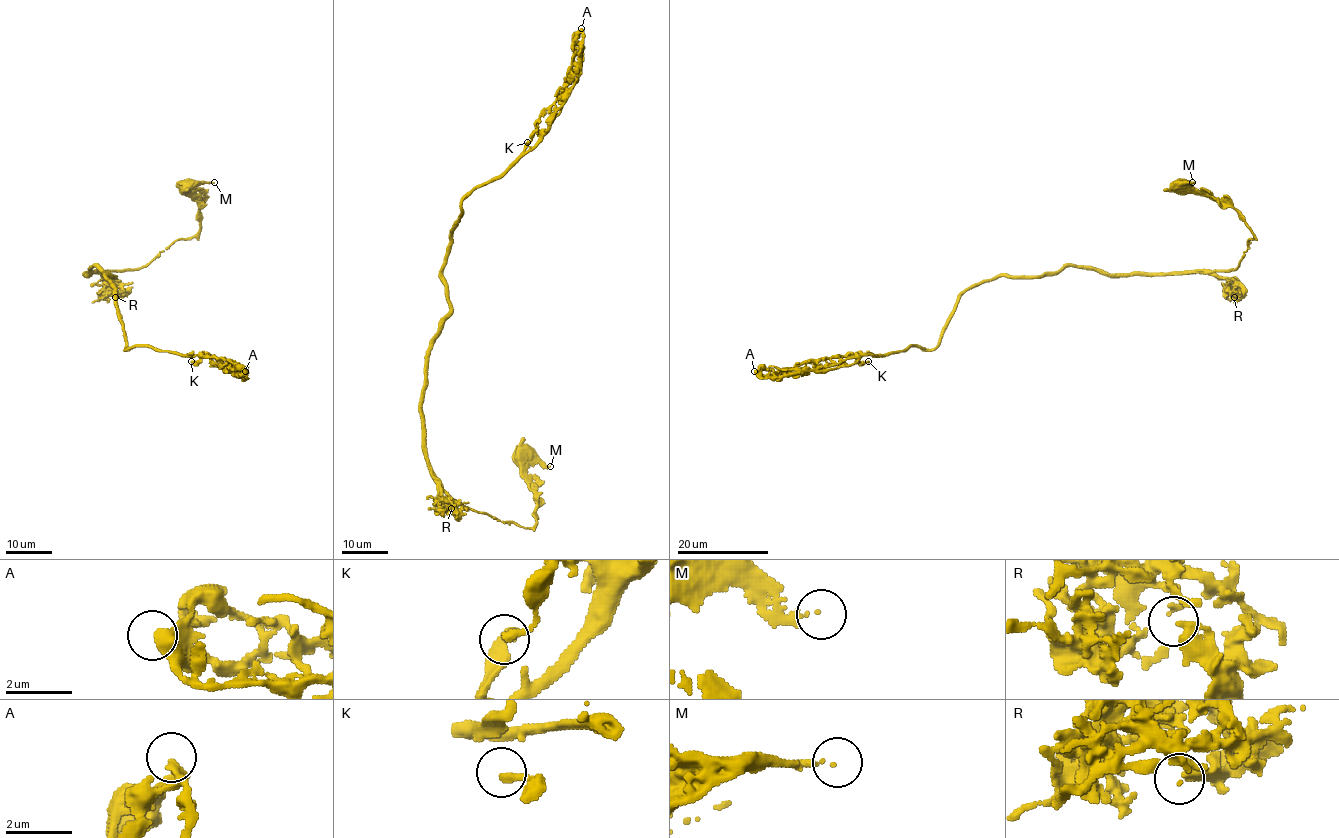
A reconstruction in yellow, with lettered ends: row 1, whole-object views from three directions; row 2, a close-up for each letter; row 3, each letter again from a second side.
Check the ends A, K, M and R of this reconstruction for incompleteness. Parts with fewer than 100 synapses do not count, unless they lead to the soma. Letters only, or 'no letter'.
no letter

